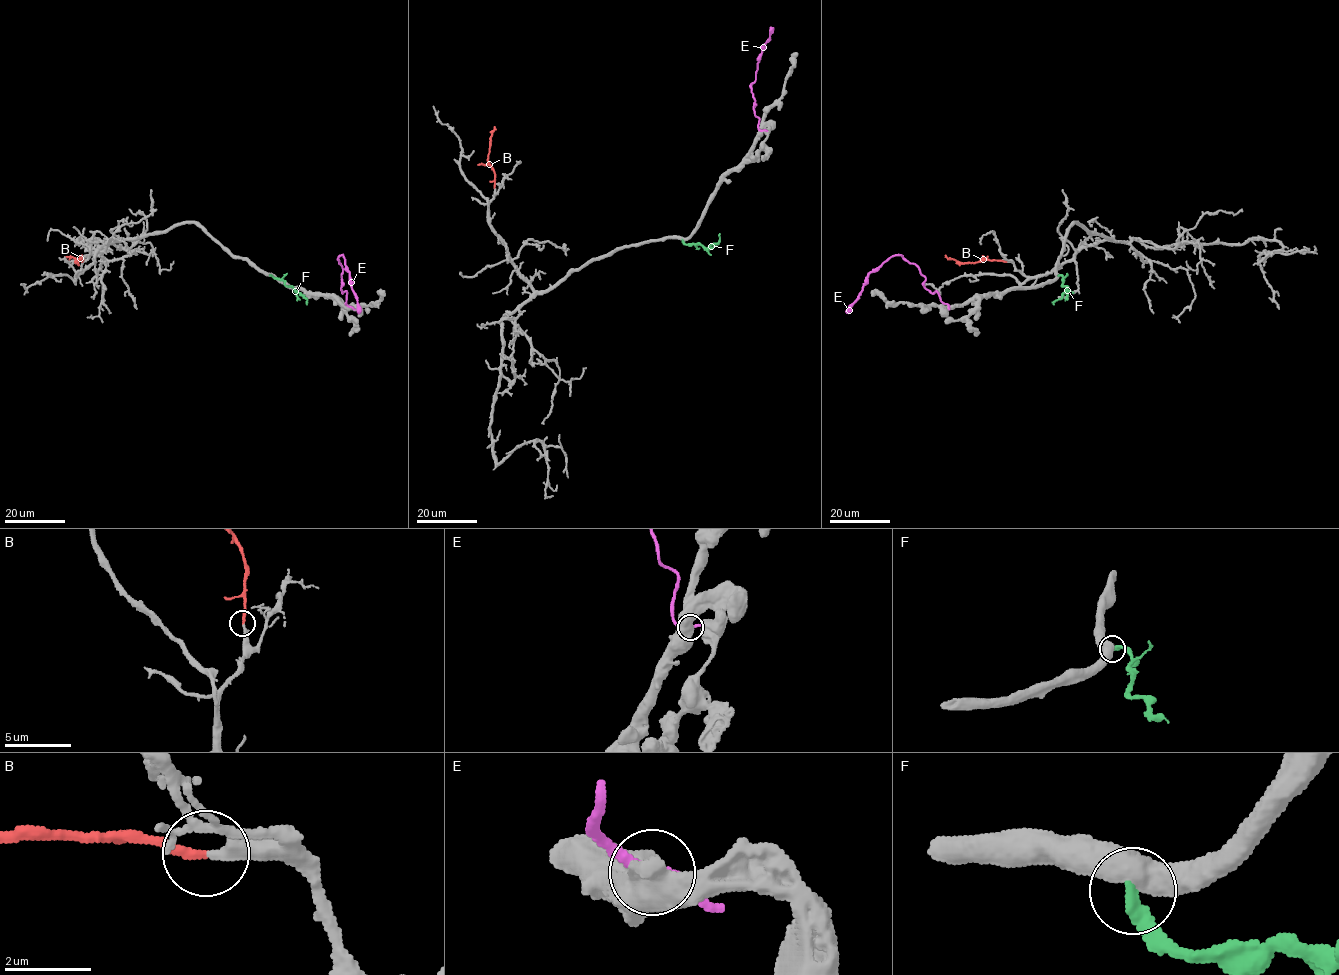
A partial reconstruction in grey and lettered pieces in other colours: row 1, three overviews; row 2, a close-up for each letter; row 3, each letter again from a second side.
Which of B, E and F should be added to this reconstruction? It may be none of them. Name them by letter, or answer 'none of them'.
B

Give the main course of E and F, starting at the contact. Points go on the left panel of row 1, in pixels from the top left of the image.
E: (350, 306), (346, 304), (347, 292), (342, 293), (341, 287), (342, 269), (338, 257), (342, 255), (360, 312)
F: (269, 275), (281, 279), (306, 299), (306, 304)

